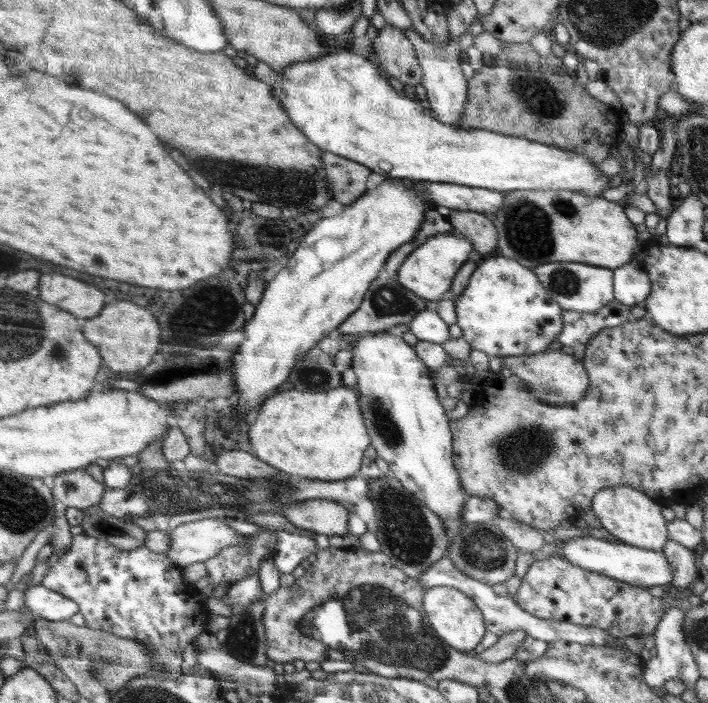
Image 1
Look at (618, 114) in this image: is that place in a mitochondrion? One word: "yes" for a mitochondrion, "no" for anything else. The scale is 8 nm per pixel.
no

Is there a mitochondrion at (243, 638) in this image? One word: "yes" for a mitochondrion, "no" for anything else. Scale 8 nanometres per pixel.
yes

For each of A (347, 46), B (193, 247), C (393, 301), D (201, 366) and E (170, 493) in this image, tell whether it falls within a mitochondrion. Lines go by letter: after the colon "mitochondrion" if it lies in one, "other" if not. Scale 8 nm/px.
A: other
B: other
C: mitochondrion
D: mitochondrion
E: mitochondrion

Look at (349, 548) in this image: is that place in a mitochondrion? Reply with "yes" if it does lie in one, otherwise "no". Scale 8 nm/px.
no

